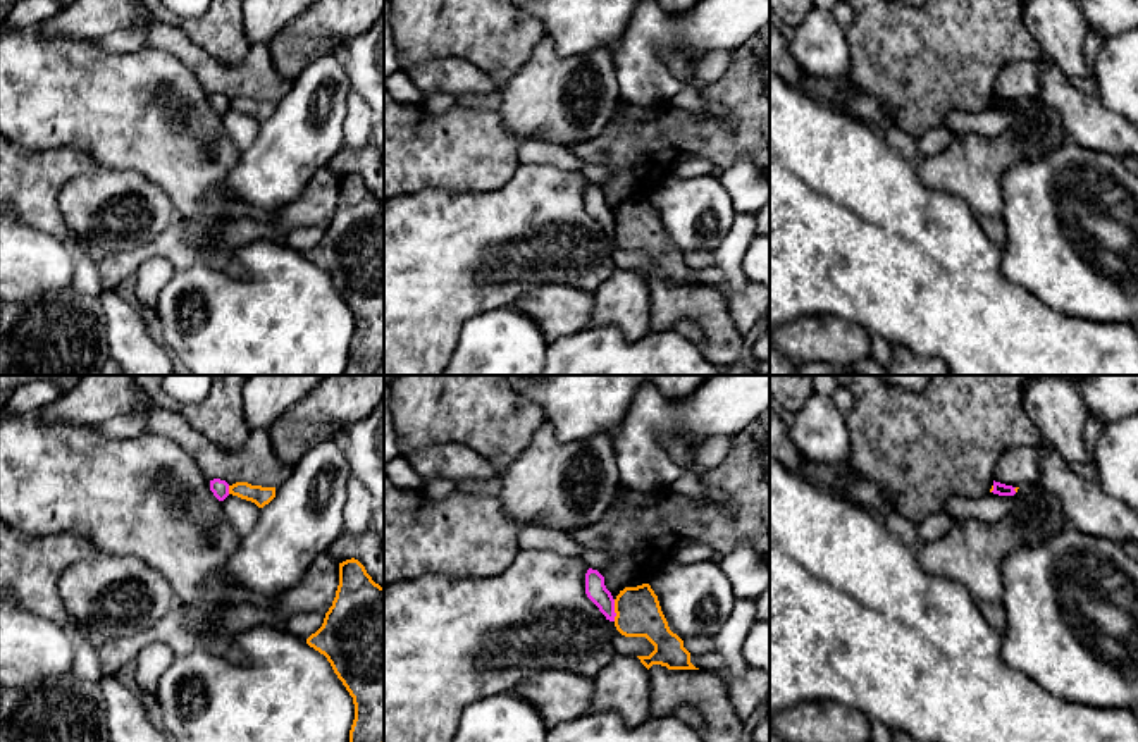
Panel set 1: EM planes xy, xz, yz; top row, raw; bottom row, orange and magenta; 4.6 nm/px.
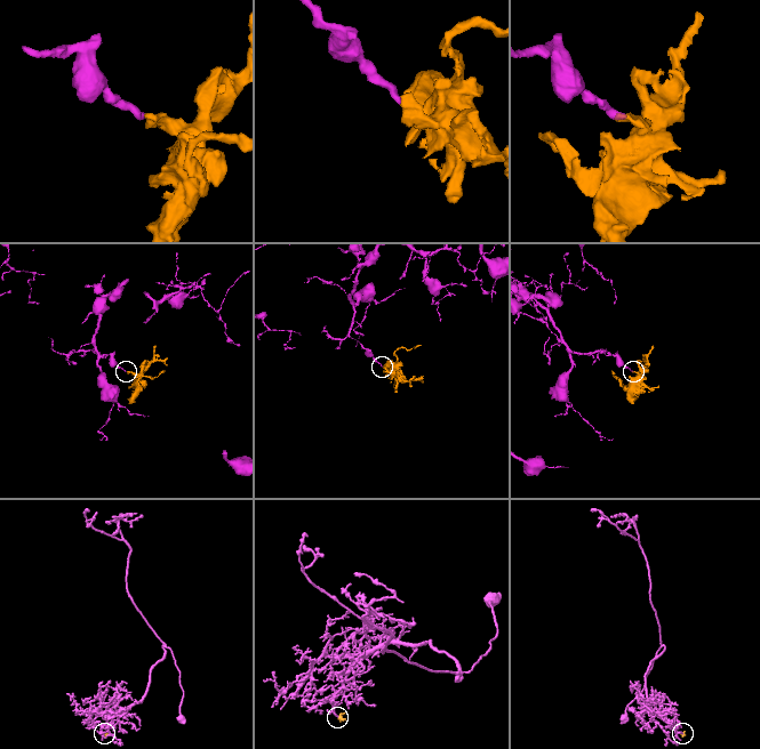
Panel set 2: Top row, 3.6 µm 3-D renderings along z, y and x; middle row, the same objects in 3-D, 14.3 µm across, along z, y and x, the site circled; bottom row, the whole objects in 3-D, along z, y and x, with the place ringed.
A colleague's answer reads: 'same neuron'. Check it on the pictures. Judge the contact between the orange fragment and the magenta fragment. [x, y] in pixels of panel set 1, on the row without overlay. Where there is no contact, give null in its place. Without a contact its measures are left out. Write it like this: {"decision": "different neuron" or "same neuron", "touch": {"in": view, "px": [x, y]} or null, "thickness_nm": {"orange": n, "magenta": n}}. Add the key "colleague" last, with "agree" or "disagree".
{"decision": "different neuron", "touch": {"in": "xz", "px": [615, 224]}, "thickness_nm": {"orange": 220, "magenta": 100}, "colleague": "disagree"}

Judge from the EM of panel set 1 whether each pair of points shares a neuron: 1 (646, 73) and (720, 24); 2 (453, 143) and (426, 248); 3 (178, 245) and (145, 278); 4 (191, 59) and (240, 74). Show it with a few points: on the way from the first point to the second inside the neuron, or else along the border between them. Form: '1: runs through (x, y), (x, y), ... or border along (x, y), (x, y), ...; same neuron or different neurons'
1: runs through (653, 50), (670, 33), (698, 31); same neuron
2: border along (481, 190), (420, 190), (402, 197); different neurons
3: border along (174, 269), (162, 257), (148, 257), (135, 272); different neurons
4: runs through (204, 66), (212, 74), (228, 74); same neuron

